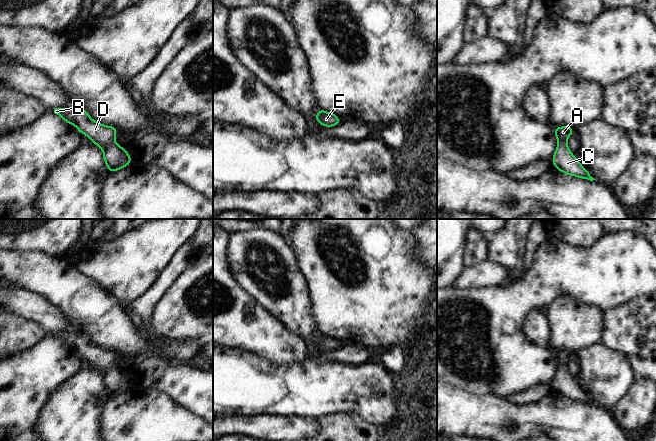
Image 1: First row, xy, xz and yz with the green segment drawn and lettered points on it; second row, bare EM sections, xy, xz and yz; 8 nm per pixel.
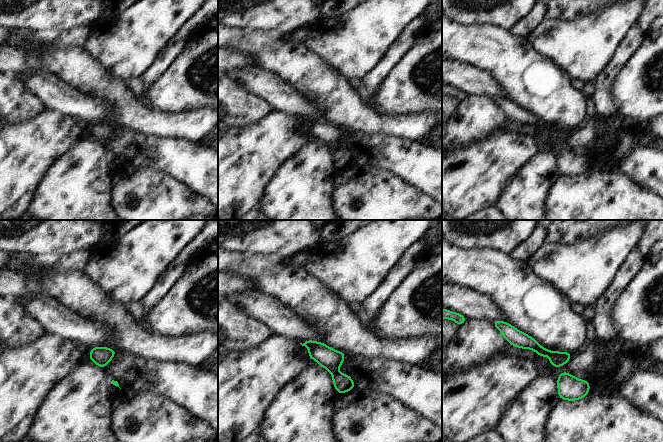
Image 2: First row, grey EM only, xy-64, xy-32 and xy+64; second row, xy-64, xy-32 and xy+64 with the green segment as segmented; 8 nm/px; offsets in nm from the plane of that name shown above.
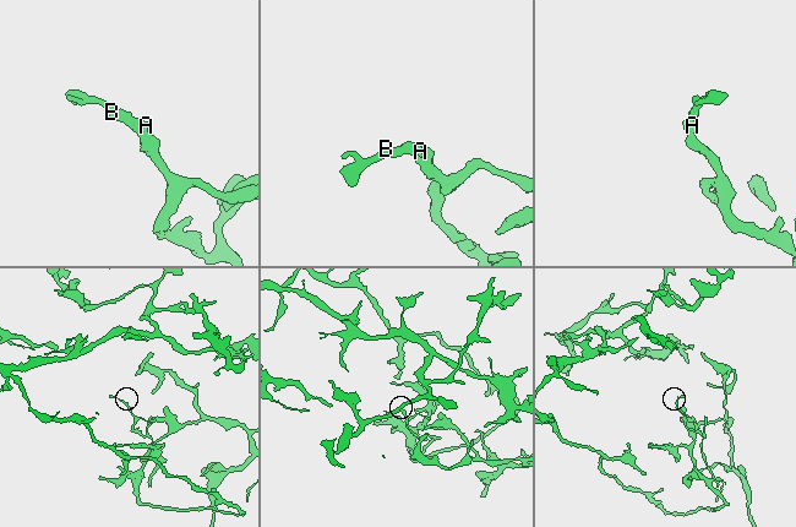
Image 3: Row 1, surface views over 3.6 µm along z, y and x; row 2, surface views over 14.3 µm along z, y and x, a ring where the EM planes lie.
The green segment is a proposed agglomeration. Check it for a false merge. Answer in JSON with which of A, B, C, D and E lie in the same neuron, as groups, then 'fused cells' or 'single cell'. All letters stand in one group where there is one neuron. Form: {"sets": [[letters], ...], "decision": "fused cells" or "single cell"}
{"sets": [["A", "B", "C", "D", "E"]], "decision": "single cell"}

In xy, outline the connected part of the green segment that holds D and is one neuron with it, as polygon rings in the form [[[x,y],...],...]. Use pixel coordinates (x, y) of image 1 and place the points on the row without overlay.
[[[77,331],[53,332],[51,336],[74,349],[81,358],[85,358],[103,375],[103,382],[109,396],[120,394],[131,388],[131,380],[115,366],[117,356],[115,351],[105,350],[91,343],[87,335]]]

